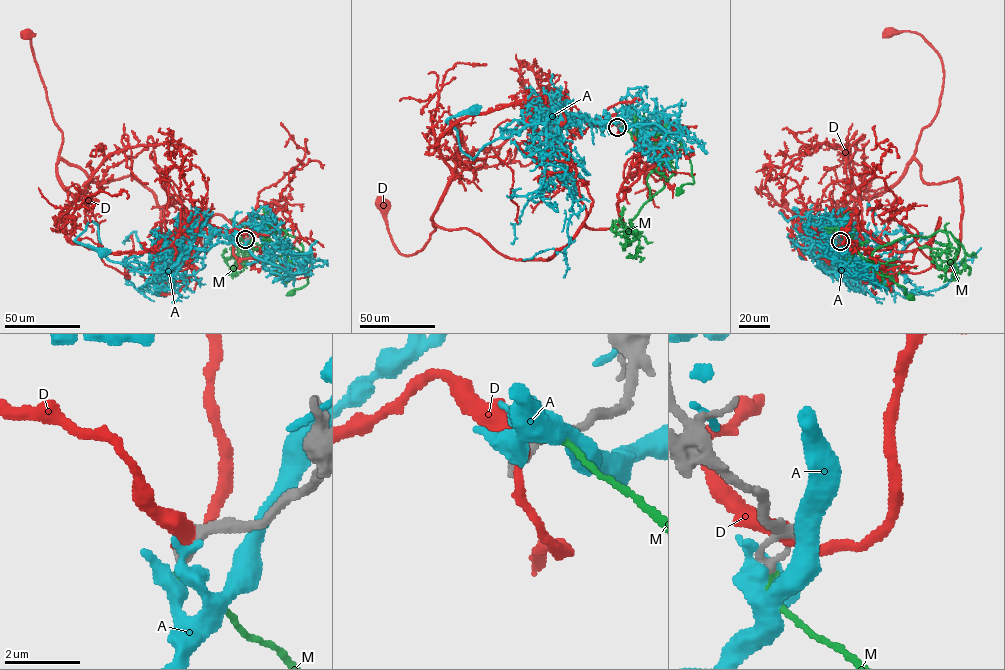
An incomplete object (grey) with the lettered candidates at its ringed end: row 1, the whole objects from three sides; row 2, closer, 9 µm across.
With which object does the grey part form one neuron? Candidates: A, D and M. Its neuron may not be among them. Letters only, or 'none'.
none

